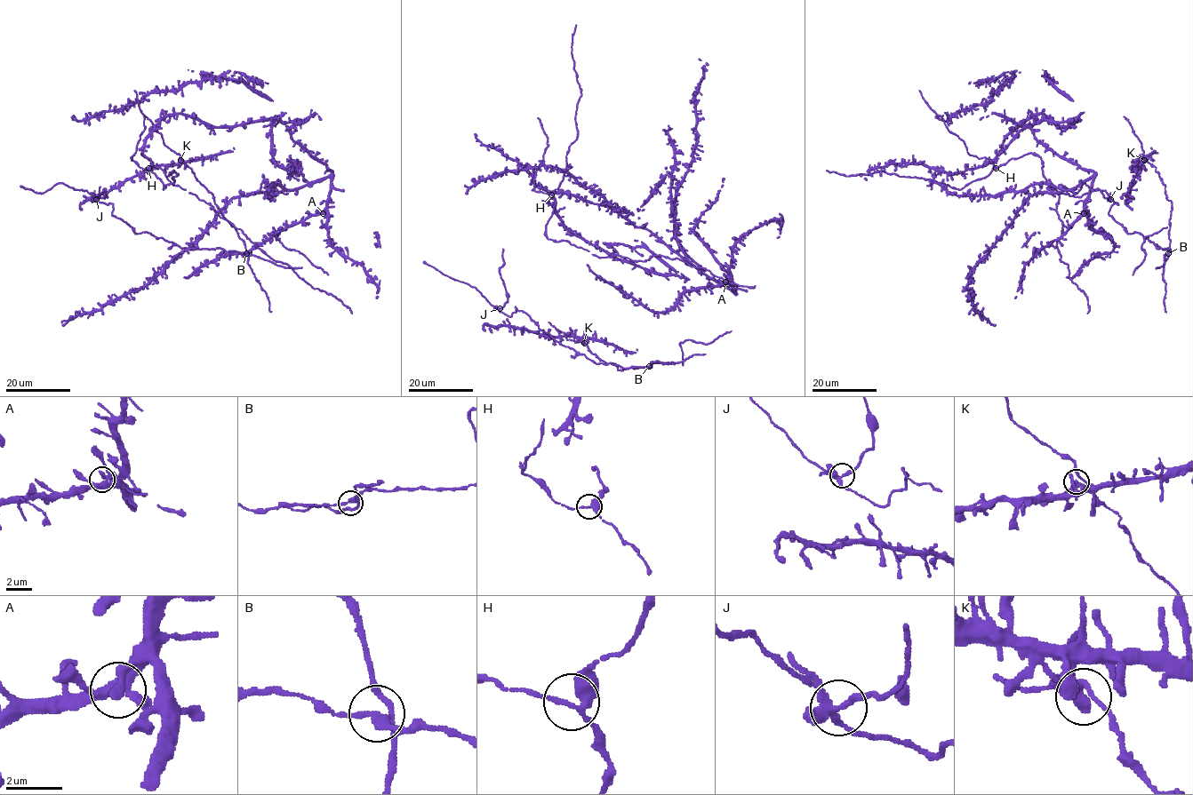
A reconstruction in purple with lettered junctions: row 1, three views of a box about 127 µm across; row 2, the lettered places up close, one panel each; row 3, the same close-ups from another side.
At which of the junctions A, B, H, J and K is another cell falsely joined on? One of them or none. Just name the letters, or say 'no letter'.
J

